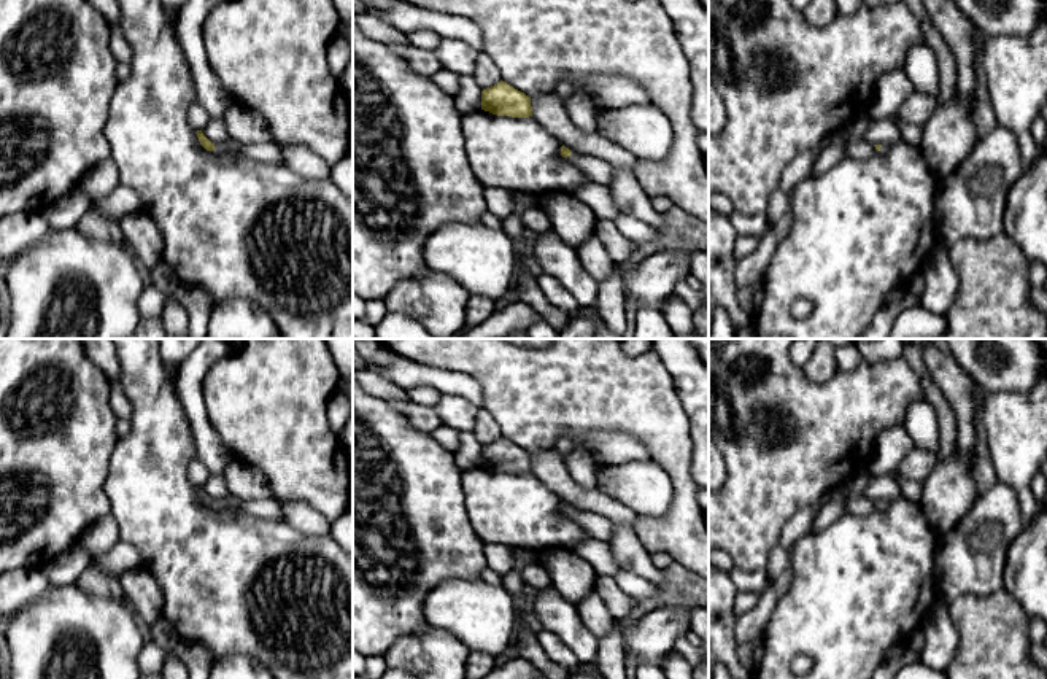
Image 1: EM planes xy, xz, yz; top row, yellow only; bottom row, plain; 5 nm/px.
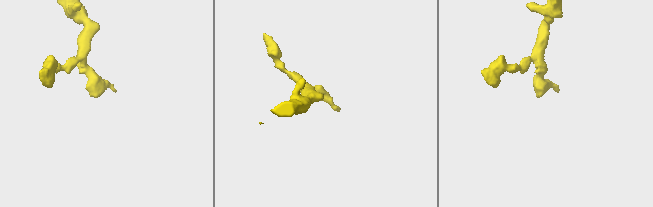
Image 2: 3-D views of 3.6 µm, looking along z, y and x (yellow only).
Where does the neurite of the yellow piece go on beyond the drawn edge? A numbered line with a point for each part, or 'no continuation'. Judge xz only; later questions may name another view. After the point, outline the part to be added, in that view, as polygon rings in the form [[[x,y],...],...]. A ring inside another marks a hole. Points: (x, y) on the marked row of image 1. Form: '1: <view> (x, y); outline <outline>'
1: xz (598, 170); outline [[[572,151],[567,159],[575,167],[578,167],[589,178],[591,183],[608,186],[613,180],[613,167],[601,157]]]

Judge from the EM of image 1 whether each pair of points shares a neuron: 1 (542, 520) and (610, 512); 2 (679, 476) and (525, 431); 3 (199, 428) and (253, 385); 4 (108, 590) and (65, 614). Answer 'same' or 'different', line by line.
1: different
2: same
3: different
4: different

